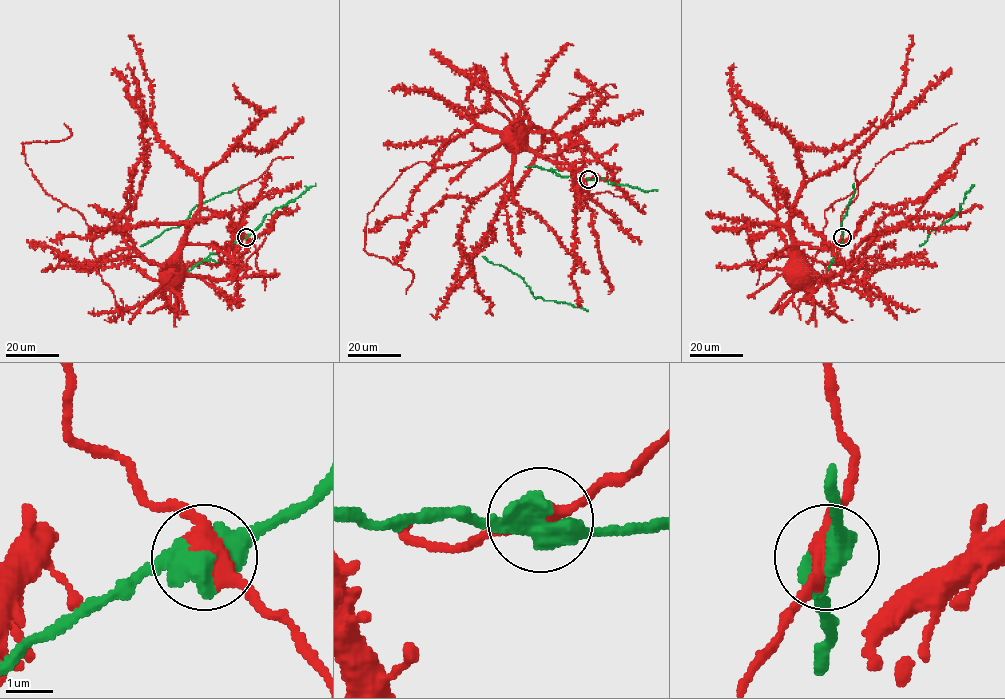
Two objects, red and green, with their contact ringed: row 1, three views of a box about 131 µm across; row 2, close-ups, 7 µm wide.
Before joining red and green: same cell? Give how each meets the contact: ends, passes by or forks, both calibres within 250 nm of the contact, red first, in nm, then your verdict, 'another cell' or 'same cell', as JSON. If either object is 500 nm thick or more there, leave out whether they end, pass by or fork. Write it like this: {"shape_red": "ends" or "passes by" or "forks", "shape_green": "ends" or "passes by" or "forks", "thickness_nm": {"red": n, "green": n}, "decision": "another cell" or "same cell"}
{"thickness_nm": {"red": 360, "green": 600}, "decision": "another cell"}

